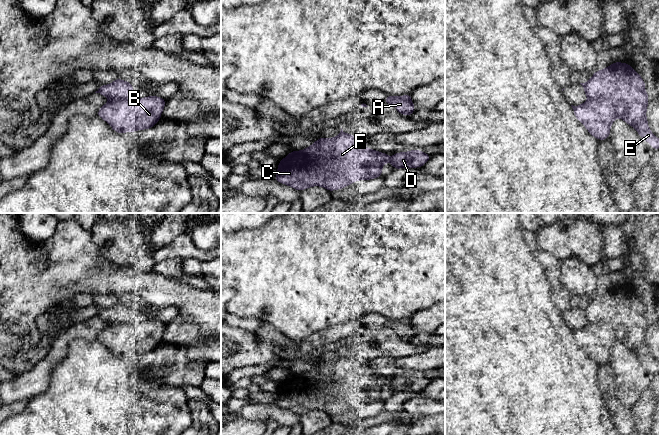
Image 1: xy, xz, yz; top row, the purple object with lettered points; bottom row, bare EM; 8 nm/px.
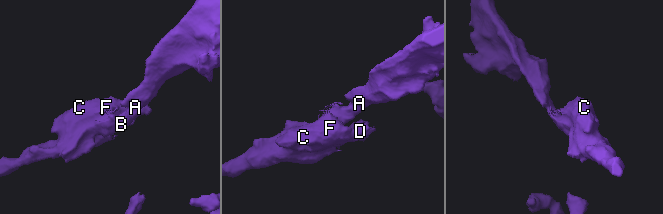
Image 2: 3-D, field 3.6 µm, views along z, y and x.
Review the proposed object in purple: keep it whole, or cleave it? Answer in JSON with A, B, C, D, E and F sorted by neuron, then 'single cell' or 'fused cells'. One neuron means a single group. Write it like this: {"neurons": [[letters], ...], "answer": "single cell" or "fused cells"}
{"neurons": [["A", "B"], ["C", "D", "E", "F"]], "answer": "fused cells"}

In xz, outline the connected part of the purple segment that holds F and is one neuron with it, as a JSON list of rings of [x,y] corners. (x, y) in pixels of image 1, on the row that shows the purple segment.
[[[338,135],[334,138],[319,138],[311,146],[301,151],[292,151],[284,159],[280,160],[277,167],[278,173],[274,179],[288,185],[297,191],[312,186],[321,186],[328,191],[345,188],[357,180],[370,180],[381,177],[382,166],[390,162],[394,169],[422,167],[430,155],[419,150],[395,153],[388,157],[386,153],[364,147],[346,135]]]

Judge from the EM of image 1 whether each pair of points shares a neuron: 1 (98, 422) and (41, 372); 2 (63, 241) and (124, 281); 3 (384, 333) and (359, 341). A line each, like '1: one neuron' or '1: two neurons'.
1: two neurons
2: one neuron
3: one neuron

